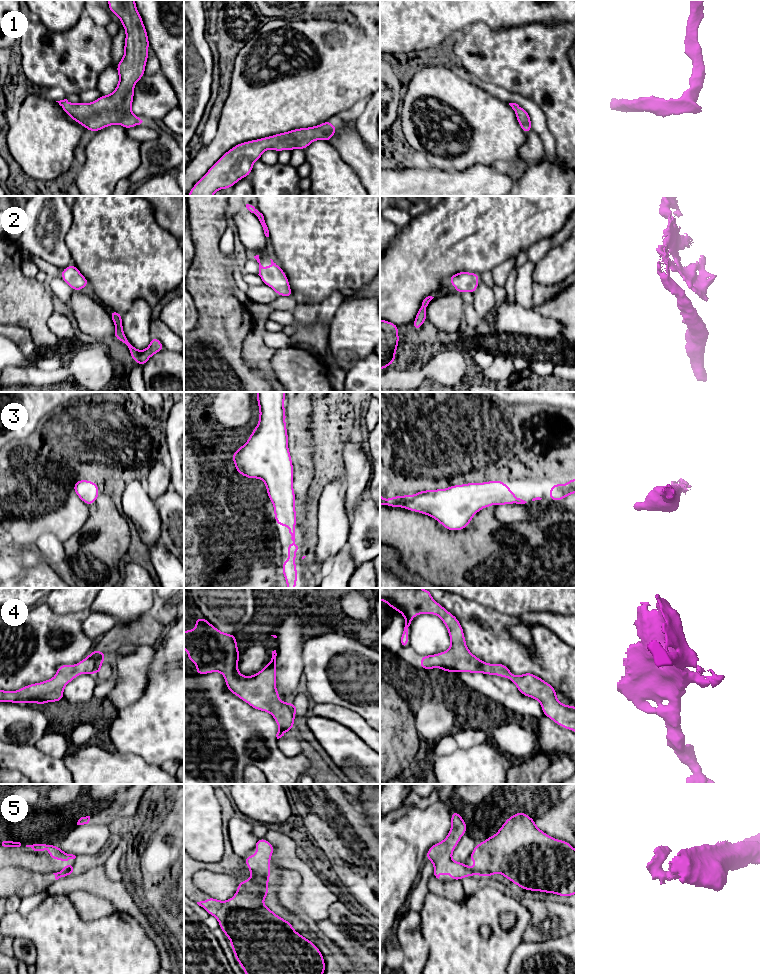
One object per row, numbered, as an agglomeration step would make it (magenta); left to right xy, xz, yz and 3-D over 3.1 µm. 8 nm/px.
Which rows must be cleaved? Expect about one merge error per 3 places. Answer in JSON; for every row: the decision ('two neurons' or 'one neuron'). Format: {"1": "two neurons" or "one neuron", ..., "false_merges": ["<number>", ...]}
{"1": "one neuron", "2": "one neuron", "3": "one neuron", "4": "one neuron", "5": "two neurons", "false_merges": ["5"]}

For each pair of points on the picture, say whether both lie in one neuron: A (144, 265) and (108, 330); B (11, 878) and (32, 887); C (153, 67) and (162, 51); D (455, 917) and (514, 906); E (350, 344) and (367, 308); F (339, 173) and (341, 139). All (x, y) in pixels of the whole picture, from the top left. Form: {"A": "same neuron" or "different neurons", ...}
{"A": "different neurons", "B": "same neuron", "C": "different neurons", "D": "same neuron", "E": "same neuron", "F": "different neurons"}

